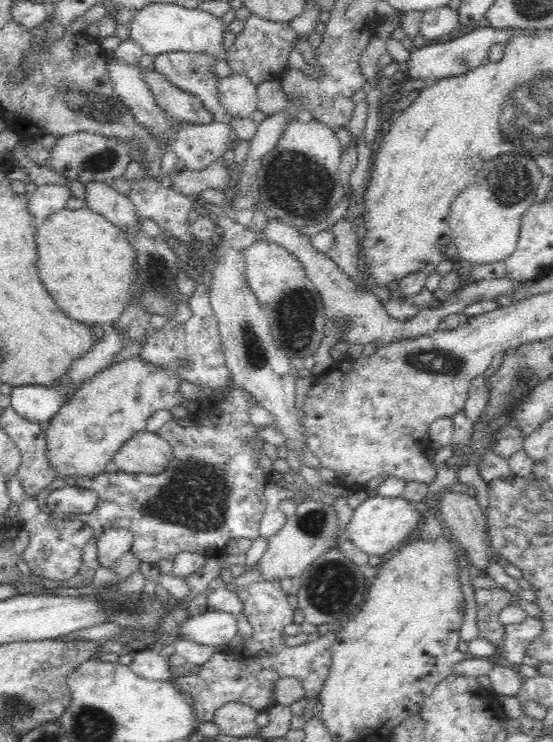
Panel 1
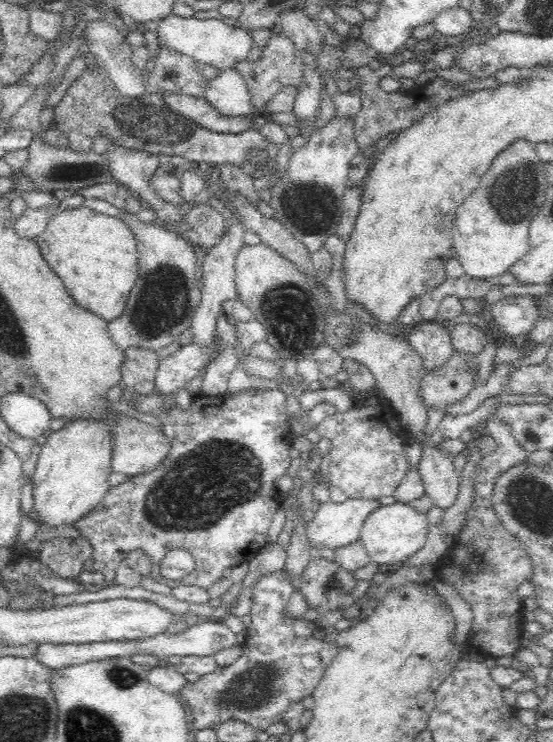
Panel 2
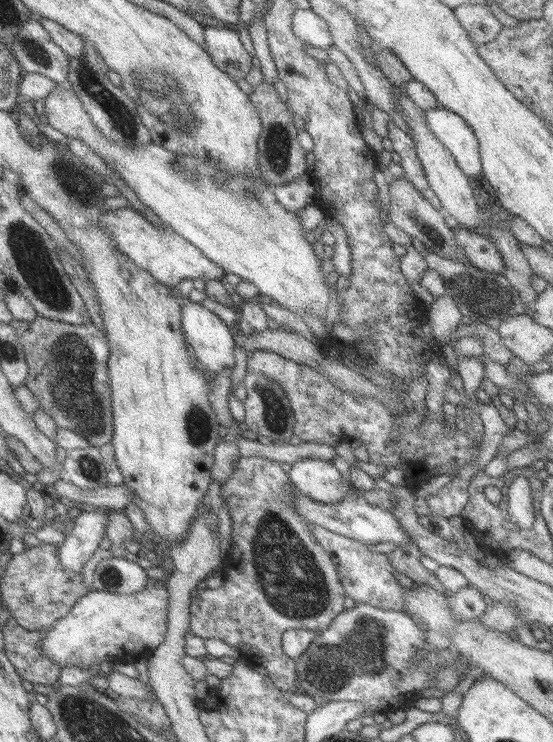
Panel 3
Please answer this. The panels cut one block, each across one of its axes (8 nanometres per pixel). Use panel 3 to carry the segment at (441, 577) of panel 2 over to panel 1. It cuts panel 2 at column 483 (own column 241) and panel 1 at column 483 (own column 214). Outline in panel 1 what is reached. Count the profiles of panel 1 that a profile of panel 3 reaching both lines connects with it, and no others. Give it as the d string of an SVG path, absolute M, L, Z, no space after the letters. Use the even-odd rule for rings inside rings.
M499 585L475 589L479 637L489 640L494 646L500 647L504 640L505 626L499 615L511 604L510 596L511 592Z

